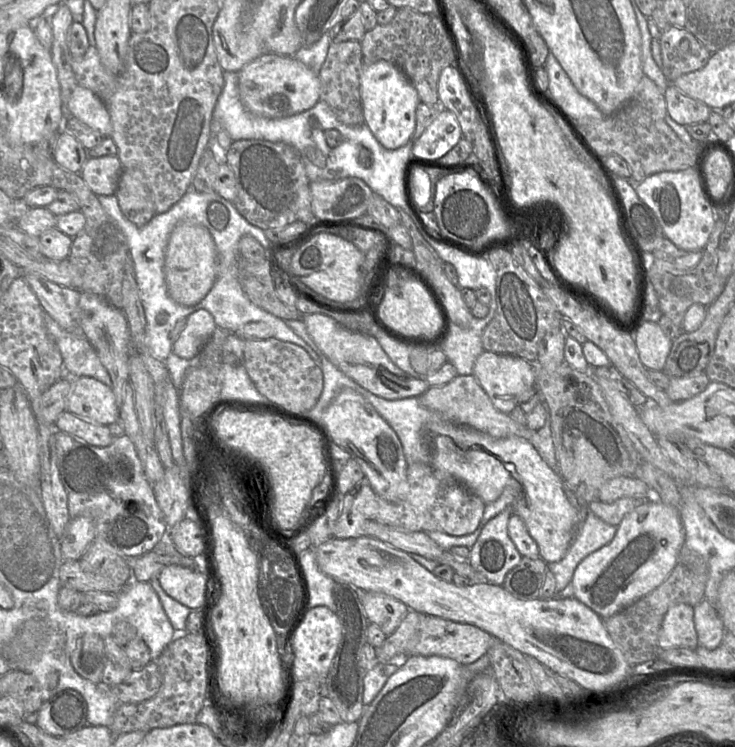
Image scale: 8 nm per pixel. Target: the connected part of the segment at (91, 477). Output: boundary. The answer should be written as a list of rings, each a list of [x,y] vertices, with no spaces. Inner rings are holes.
[[[55,430],[55,449],[70,518],[90,517],[99,542],[104,542],[124,558],[135,559],[153,551],[168,539],[164,514],[146,478],[135,446],[127,435],[114,438],[107,447],[96,447]]]

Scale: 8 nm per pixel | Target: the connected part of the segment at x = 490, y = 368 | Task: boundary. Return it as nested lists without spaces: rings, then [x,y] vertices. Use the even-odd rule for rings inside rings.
[[[484,351],[475,361],[473,376],[487,394],[493,406],[505,414],[509,414],[519,405],[521,395],[535,389],[535,366],[525,359],[511,355]]]

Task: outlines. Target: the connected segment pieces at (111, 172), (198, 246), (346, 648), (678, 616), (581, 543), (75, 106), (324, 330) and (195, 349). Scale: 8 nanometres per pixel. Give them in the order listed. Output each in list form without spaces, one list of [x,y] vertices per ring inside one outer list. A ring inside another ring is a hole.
[[[102,156],[88,158],[79,174],[96,196],[108,196],[115,195],[122,170],[117,156]]]
[[[181,223],[169,236],[165,251],[164,277],[170,298],[185,307],[200,303],[216,279],[217,248],[209,231],[195,223]]]
[[[336,583],[333,588],[333,597],[338,609],[336,614],[344,626],[344,639],[321,687],[321,697],[327,697],[333,702],[343,723],[354,722],[362,717],[366,707],[363,702],[364,678],[368,671],[379,663],[376,648],[366,639],[366,630],[370,621],[357,588],[348,583]]]
[[[687,604],[671,606],[659,631],[659,649],[696,649],[698,645],[693,607]]]
[[[587,513],[581,518],[576,535],[562,559],[548,563],[552,571],[557,592],[569,594],[569,586],[579,563],[591,553],[610,543],[617,532],[617,526],[610,525],[594,514]]]
[[[77,85],[65,104],[69,117],[77,118],[89,127],[99,131],[103,137],[109,137],[112,124],[104,102],[90,90]]]
[[[322,314],[302,315],[310,337],[328,360],[339,370],[372,394],[387,400],[420,397],[429,385],[395,365],[374,336],[351,331],[333,318]]]
[[[199,309],[193,312],[186,318],[180,336],[173,342],[172,353],[187,360],[195,358],[216,328],[215,320],[208,311]]]

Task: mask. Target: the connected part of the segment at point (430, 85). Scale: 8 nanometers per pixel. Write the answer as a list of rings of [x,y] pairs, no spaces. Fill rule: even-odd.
[[[408,8],[397,10],[393,19],[384,25],[365,32],[360,41],[363,66],[380,60],[398,67],[415,87],[422,103],[439,102],[438,81],[441,71],[448,66],[461,64],[459,44],[448,22],[433,14]]]

